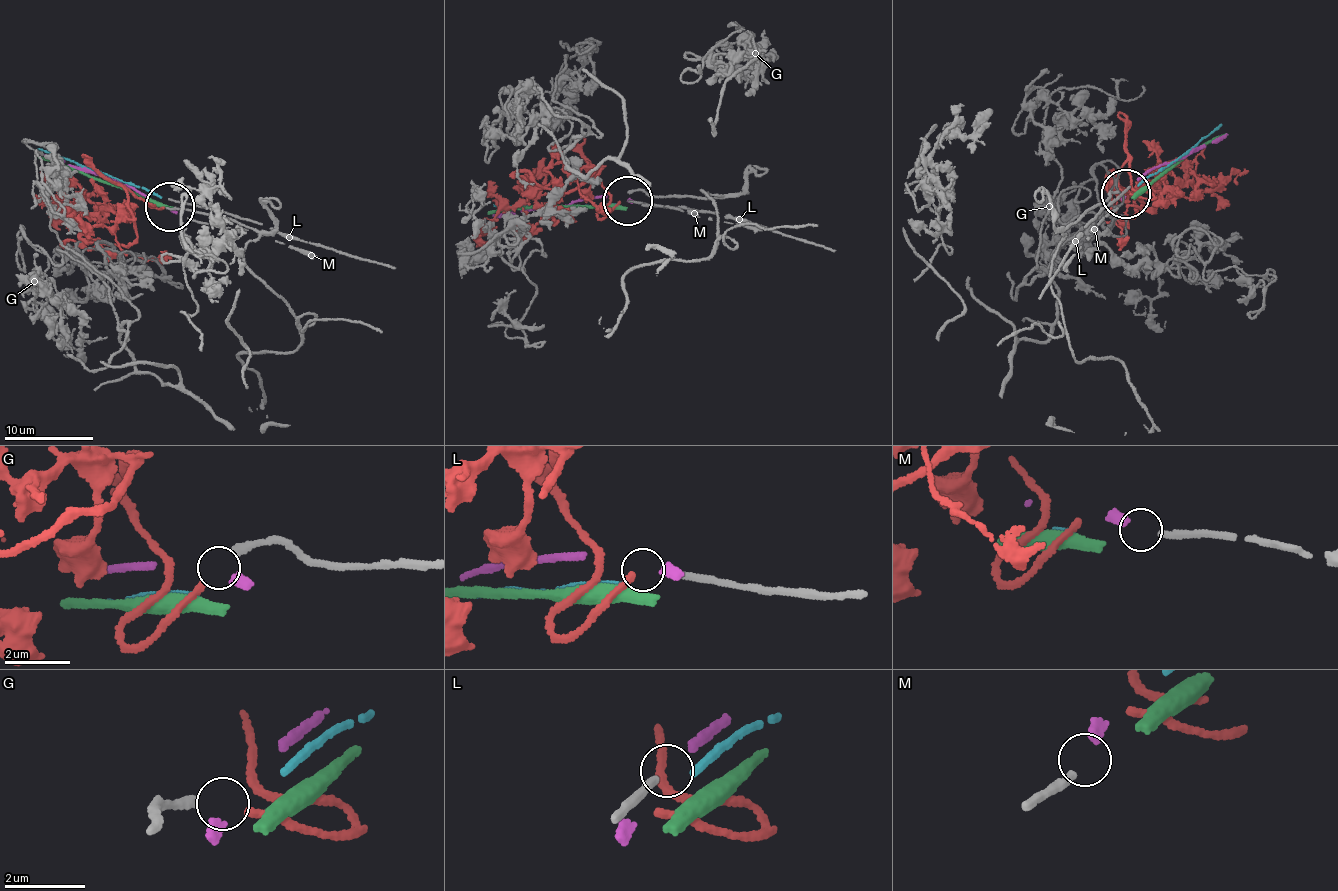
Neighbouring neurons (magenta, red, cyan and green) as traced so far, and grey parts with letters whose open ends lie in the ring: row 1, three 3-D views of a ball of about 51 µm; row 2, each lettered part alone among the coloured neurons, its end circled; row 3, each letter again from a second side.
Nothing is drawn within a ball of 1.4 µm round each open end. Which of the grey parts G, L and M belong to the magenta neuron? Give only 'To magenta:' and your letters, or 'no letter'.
To magenta: M

